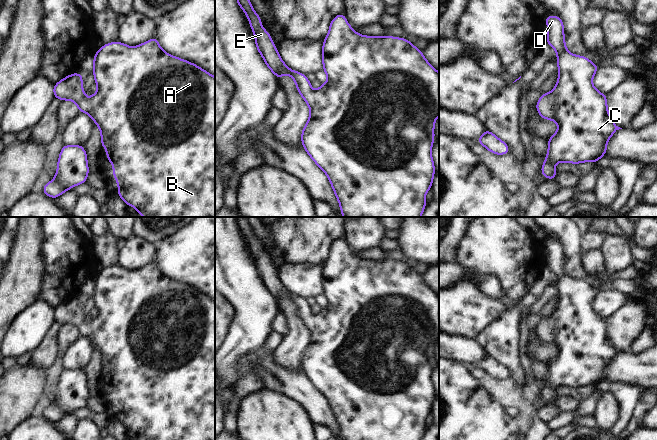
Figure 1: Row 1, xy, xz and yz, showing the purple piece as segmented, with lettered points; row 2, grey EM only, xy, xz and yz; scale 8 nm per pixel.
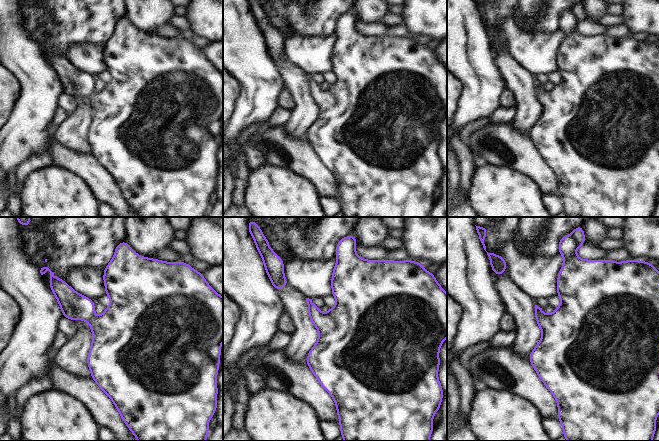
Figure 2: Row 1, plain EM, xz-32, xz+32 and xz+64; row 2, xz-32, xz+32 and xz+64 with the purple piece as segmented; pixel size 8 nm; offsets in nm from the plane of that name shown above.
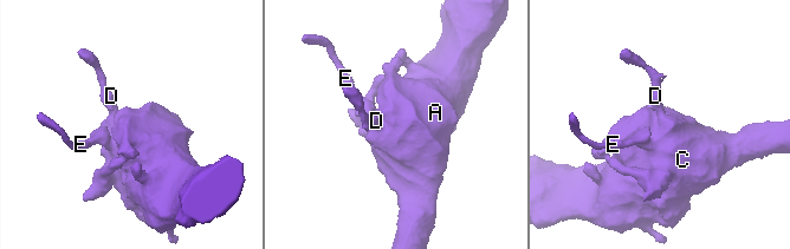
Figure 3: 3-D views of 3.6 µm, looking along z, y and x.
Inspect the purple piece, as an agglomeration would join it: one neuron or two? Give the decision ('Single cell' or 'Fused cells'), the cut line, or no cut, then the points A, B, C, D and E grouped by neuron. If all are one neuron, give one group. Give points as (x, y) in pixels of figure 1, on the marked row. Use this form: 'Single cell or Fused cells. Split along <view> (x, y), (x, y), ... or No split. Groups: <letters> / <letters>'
Single cell. No split. Groups: A B C D E.

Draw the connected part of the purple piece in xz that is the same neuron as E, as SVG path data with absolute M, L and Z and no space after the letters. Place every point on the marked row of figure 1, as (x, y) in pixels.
M236 0L236 2L245 12L249 20L251 30L254 32L255 45L267 67L275 74L277 81L282 75L290 75L297 86L298 94L303 97L311 110L309 119L301 133L302 145L315 164L327 175L339 202L343 217L421 217L426 208L425 194L431 189L433 177L435 175L435 165L433 163L431 149L435 139L435 121L439 115L439 73L424 58L422 50L417 49L405 38L396 38L394 36L364 36L358 34L348 24L344 13L338 14L329 25L329 33L324 38L322 47L323 71L327 74L329 79L324 84L321 84L318 90L313 91L311 82L307 79L305 74L291 70L282 61L270 34L261 25L261 17L254 11L250 1Z

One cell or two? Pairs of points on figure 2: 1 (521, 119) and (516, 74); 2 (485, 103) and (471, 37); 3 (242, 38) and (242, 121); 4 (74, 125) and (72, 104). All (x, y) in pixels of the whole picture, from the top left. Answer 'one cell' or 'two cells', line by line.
1: one cell
2: one cell
3: one cell
4: two cells

